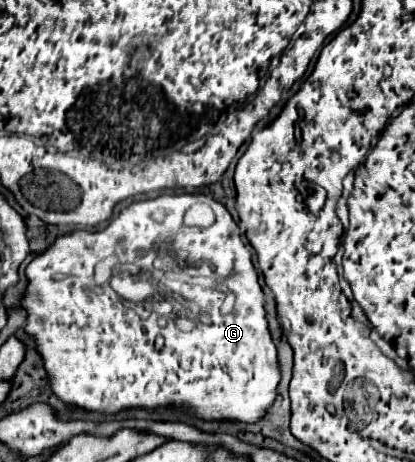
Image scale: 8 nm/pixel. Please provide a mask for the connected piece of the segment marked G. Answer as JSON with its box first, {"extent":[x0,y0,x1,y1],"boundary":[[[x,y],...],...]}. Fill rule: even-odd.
{"extent":[21,193,281,423],"boundary":[[[183,193],[133,203],[103,231],[75,231],[59,237],[45,253],[27,265],[25,273],[29,279],[27,293],[21,301],[27,309],[25,331],[35,337],[53,393],[65,403],[103,413],[117,413],[123,407],[137,405],[153,409],[157,405],[175,403],[191,407],[203,419],[237,419],[243,423],[259,421],[271,407],[281,375],[277,367],[277,349],[267,329],[263,291],[251,263],[251,253],[241,241],[239,225],[226,207],[214,198]],[[111,255],[118,259],[114,269],[123,268],[133,276],[150,273],[160,287],[177,292],[184,302],[204,308],[200,313],[208,313],[211,323],[197,323],[191,331],[181,331],[173,321],[159,327],[157,315],[143,319],[135,307],[111,287],[95,285],[93,265]],[[165,267],[172,275],[163,276]],[[159,335],[163,337],[161,347],[155,345]]]}

